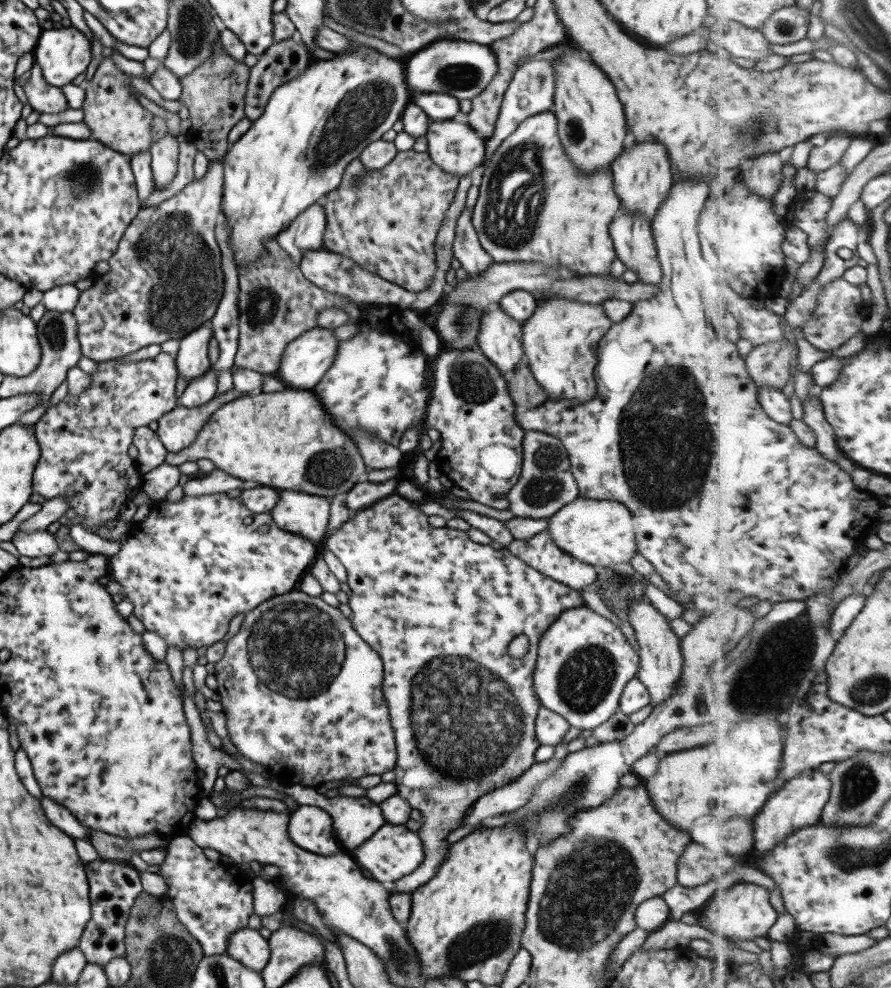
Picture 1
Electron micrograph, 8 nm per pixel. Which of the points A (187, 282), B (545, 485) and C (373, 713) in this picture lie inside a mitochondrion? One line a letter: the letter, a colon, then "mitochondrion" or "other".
A: mitochondrion
B: mitochondrion
C: other

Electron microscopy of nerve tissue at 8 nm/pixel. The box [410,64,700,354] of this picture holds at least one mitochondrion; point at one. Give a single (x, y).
(514, 209)

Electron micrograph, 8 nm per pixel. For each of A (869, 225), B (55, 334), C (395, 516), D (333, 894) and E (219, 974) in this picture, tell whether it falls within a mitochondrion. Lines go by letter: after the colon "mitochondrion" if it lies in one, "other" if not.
A: other
B: mitochondrion
C: other
D: other
E: mitochondrion

